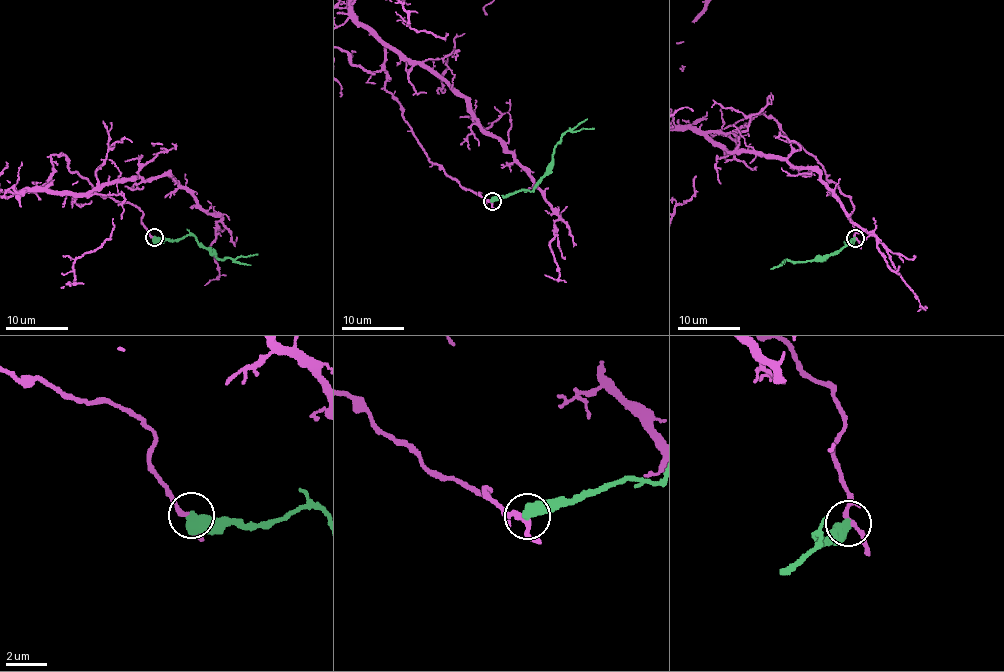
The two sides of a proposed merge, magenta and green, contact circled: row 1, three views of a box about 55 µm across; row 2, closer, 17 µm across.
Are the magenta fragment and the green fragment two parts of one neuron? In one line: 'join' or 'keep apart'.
keep apart

